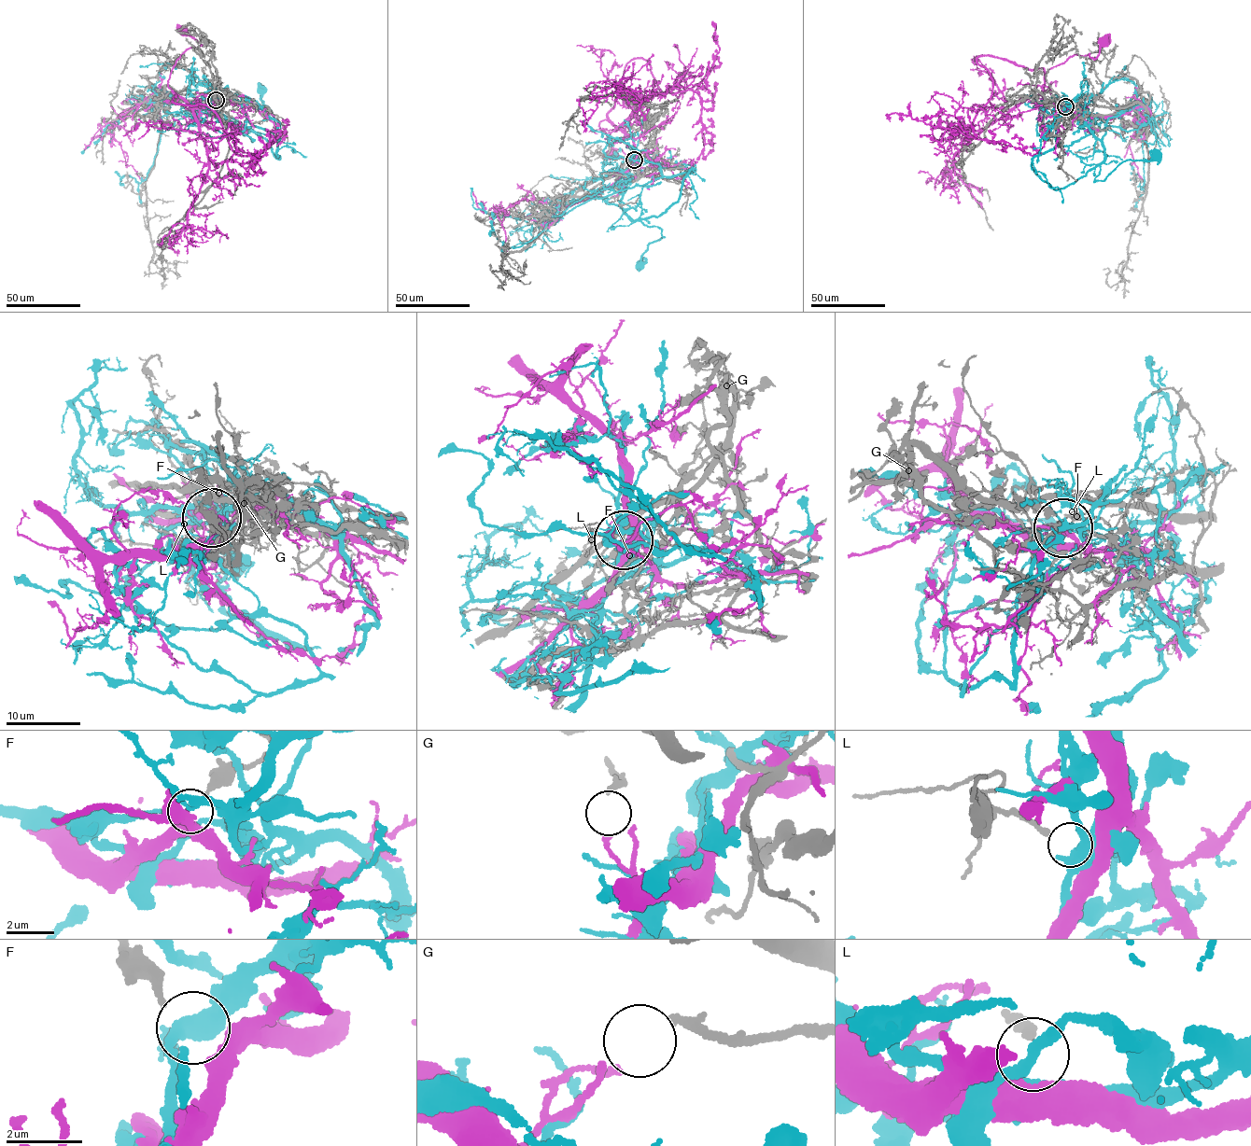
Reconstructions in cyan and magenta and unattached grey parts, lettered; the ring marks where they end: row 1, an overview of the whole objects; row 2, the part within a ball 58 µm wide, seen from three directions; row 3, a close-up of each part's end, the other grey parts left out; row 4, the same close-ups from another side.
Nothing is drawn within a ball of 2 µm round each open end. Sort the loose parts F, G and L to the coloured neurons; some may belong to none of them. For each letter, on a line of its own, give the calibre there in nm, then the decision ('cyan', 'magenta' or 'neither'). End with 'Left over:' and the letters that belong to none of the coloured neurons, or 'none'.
F: 240 nm thick; magenta
G: 240 nm thick; neither
L: 240 nm thick; cyan
Left over: G

